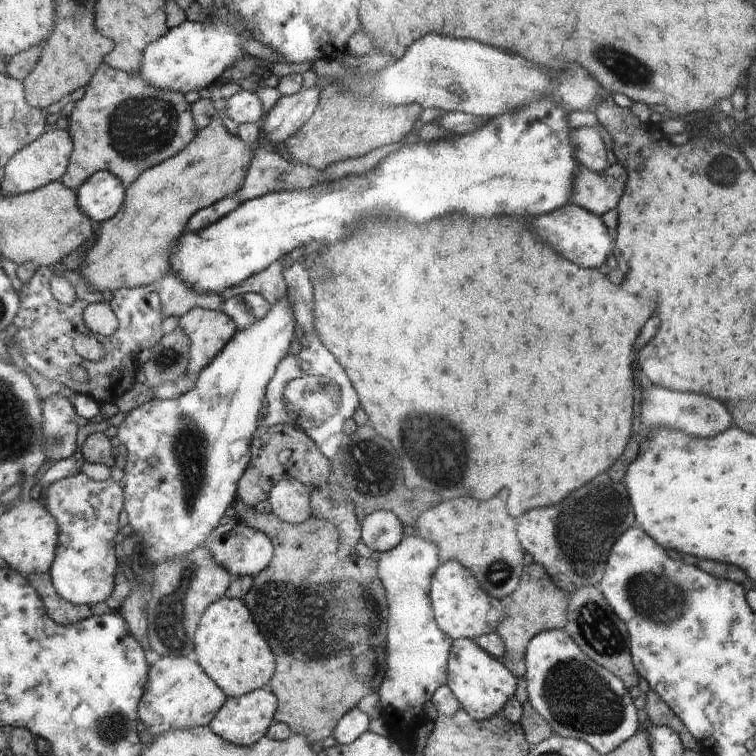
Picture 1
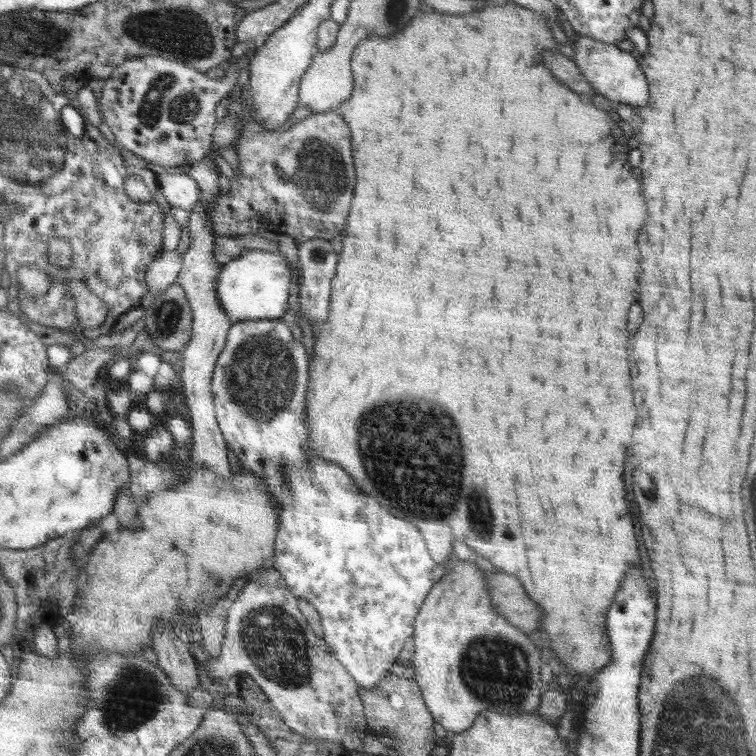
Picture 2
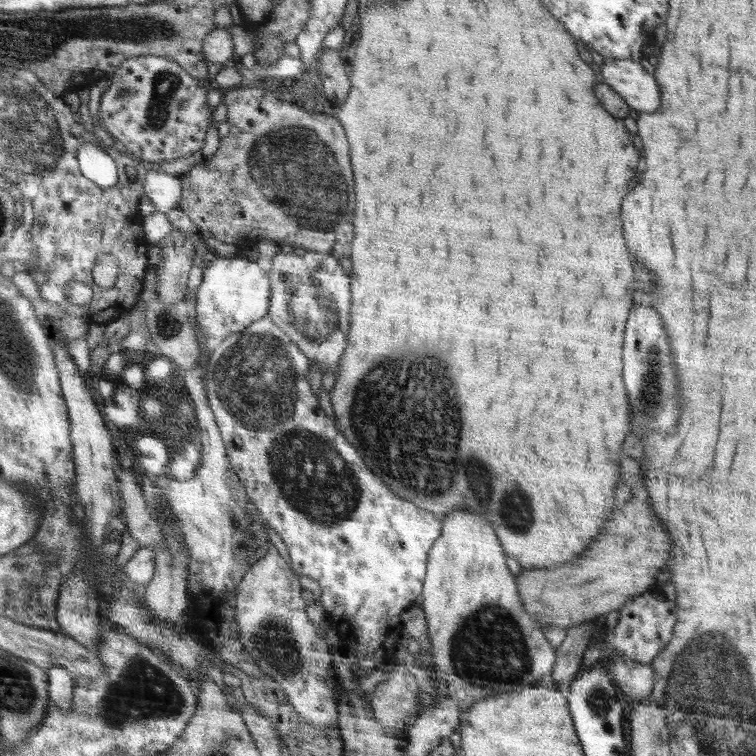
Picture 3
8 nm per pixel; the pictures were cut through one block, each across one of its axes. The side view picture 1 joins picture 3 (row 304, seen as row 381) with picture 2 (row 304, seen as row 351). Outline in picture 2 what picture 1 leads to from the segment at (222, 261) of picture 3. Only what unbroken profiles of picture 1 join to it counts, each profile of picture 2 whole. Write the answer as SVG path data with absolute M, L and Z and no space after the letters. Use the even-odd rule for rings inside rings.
M255 249L225 264L217 293L226 315L233 323L281 319L289 315L290 282L292 272L282 252Z

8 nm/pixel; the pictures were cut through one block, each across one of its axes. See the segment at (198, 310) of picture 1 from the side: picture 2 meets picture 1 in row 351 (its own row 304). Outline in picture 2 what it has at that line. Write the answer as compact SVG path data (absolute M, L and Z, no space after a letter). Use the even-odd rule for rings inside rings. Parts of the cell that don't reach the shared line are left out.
M214 155L210 158L203 158L202 161L194 163L186 168L186 173L197 179L198 187L201 188L201 198L194 209L190 211L191 244L190 248L182 257L182 268L178 272L176 282L180 283L185 290L186 298L191 306L193 315L190 341L186 347L178 352L175 363L178 365L179 379L182 381L186 404L190 410L191 429L193 434L193 459L194 468L208 467L220 477L228 477L230 466L226 458L226 444L220 434L220 423L216 422L214 416L212 380L213 372L217 366L218 354L221 354L226 344L226 336L233 326L232 320L226 315L221 305L220 295L217 293L217 285L220 284L221 270L224 266L214 259L214 250L217 237L213 232L213 225L210 220L210 208L214 206L219 197L218 192L218 164Z

